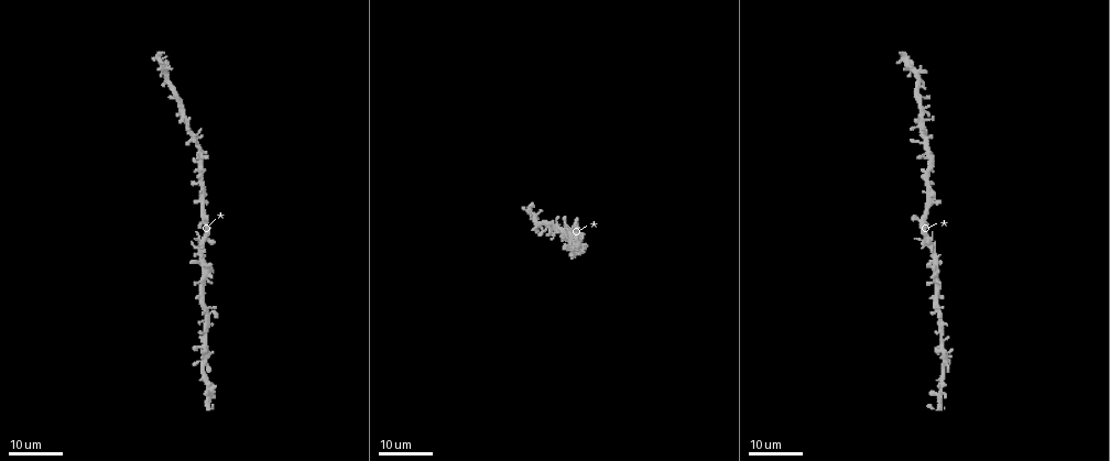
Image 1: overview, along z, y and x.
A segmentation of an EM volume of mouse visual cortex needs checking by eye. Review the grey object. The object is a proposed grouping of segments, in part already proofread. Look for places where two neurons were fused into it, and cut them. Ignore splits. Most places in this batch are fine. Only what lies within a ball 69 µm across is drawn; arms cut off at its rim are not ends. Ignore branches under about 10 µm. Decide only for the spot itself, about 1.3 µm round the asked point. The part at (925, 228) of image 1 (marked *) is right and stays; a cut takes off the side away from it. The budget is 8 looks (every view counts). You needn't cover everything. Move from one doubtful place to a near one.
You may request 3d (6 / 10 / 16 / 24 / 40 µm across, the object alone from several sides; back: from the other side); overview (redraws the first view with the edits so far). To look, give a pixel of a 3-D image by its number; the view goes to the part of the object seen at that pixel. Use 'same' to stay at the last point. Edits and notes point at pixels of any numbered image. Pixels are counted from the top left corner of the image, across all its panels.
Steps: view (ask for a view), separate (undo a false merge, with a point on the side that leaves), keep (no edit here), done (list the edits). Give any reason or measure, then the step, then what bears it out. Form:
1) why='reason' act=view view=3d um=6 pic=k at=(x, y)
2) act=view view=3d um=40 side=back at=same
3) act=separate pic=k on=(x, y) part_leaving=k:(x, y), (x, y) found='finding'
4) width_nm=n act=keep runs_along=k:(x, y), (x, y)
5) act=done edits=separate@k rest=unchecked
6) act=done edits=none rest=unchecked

why='thick turns thin' act=view view=3d um=16 pic=1 at=(927, 190)

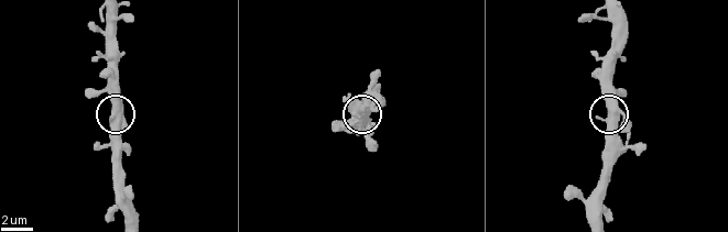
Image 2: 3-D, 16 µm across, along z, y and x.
act=view view=3d um=6 pic=2 at=(116, 111)

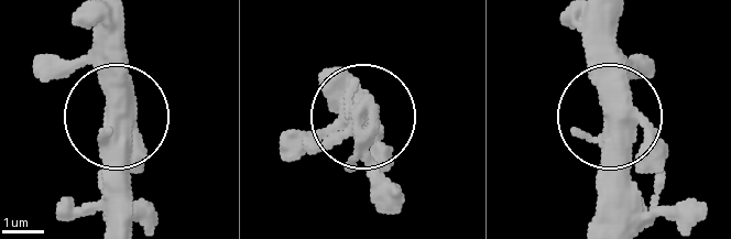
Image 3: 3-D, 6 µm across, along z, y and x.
width_nm=470 act=keep found='one neuron here'

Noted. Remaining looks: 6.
why='thin neck' act=view view=3d um=16 pic=1 at=(927, 138)

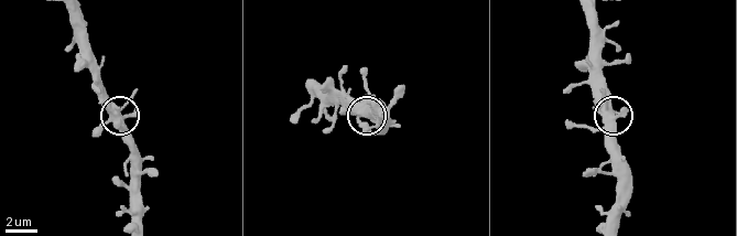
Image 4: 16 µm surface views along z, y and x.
act=view view=3d um=6 pic=4 at=(124, 116)

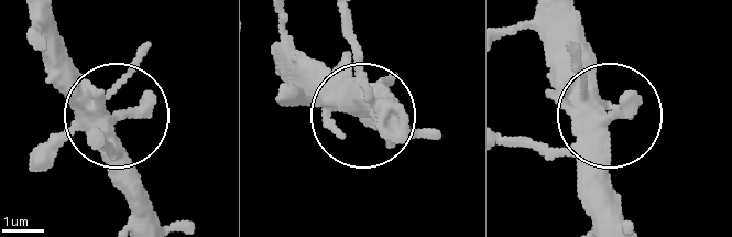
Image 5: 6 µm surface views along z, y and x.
act=view view=3d um=6 side=back pic=5 at=(605, 117)

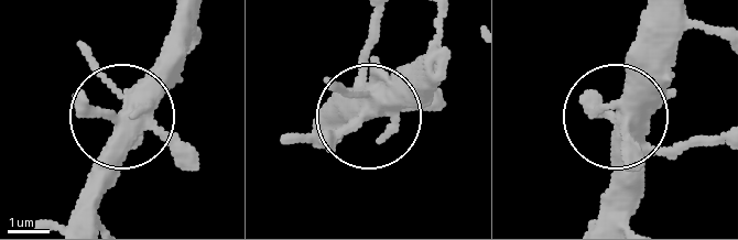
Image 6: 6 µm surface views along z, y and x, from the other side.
width_nm=400 act=keep runs_along=6:(604, 219), (618, 115), (674, 54) found='one neuron here'

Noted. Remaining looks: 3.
why='a narrow waist' act=view view=3d um=16 pic=1 at=(202, 297)

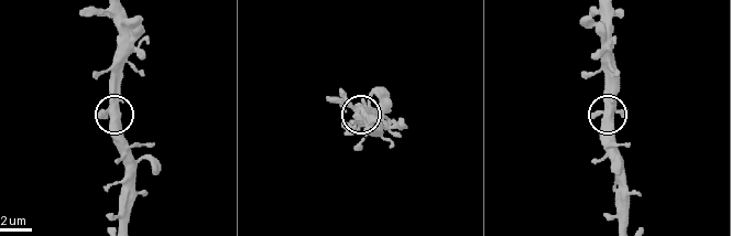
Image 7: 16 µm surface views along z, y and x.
act=view view=3d um=6 pic=7 at=(119, 121)

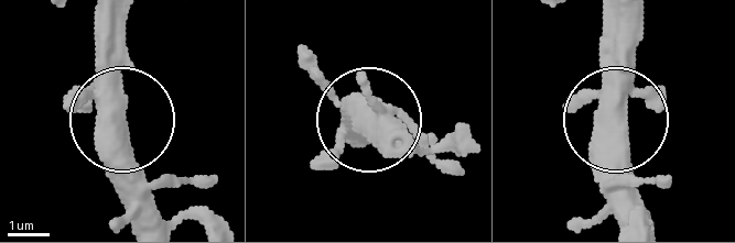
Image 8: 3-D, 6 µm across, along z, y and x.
width_nm=520 act=keep found='one neuron here'

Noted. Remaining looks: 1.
act=done edits=none rest=unchecked

